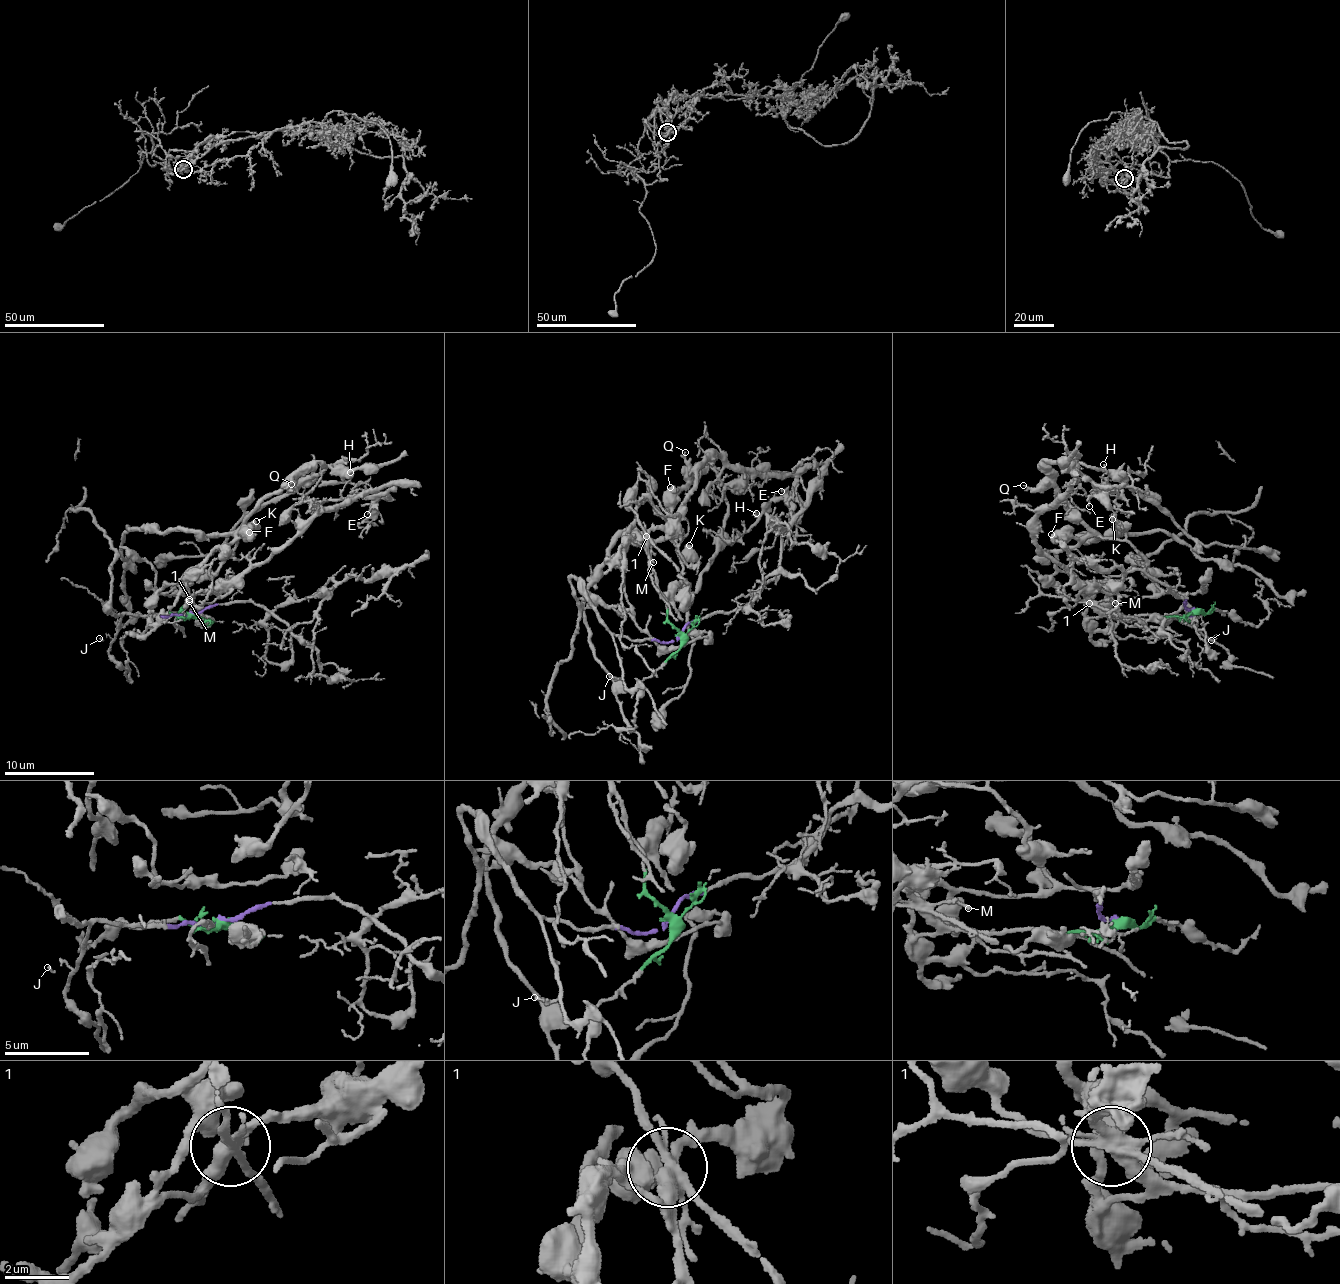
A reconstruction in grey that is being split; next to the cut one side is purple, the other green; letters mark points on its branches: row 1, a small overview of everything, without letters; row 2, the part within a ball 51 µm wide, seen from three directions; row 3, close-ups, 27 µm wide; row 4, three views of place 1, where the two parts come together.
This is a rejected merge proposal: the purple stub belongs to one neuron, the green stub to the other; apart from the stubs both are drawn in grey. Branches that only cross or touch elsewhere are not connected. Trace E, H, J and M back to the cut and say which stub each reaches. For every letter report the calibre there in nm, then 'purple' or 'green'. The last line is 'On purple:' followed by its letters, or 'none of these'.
E: calibre 130 nm; green
H: calibre 140 nm; green
J: calibre 100 nm; purple
M: calibre 170 nm; green
On purple: J

